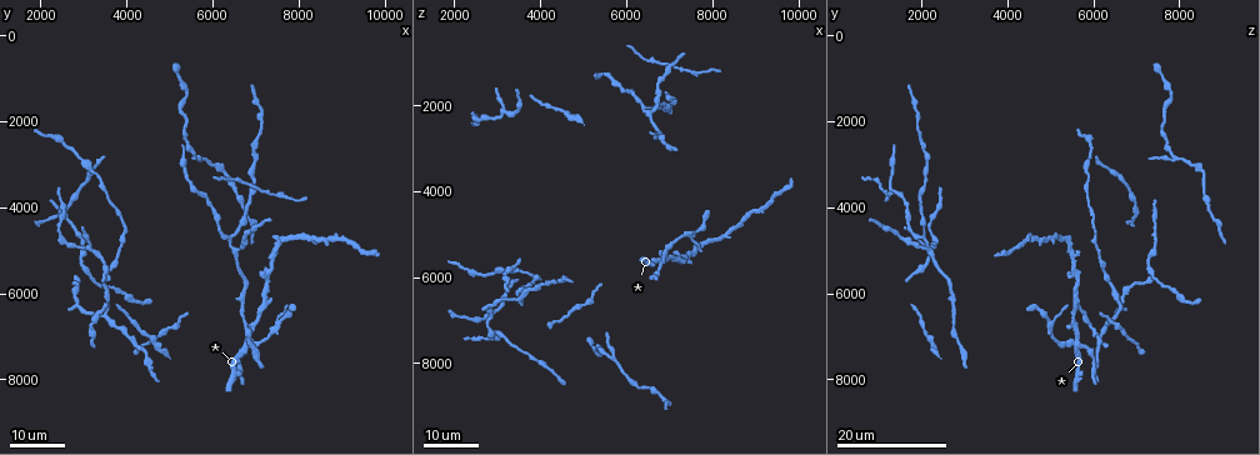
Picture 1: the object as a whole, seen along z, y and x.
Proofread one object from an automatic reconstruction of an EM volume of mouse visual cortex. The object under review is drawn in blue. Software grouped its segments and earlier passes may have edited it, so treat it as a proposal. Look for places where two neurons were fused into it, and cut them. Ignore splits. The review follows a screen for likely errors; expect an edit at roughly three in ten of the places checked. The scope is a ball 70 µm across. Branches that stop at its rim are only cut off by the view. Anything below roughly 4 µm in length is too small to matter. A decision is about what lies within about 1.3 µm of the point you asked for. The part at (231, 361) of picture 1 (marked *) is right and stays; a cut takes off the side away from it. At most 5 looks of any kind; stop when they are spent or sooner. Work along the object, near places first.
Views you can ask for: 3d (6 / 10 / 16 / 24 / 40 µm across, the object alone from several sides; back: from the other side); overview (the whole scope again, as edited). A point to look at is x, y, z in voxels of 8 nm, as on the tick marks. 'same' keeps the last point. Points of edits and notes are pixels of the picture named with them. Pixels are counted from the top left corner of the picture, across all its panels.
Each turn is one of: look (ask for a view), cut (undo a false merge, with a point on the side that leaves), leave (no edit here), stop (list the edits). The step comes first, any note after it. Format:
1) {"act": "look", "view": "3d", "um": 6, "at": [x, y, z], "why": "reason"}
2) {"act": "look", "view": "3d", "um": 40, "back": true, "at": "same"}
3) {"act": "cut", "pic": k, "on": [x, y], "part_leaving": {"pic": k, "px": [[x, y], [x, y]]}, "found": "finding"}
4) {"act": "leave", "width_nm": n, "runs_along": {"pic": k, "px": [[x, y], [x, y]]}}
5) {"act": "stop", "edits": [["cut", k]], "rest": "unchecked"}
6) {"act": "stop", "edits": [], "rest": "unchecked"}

{"act": "look", "view": "3d", "um": 16, "at": [6400, 4700, 2000], "why": "branch point"}

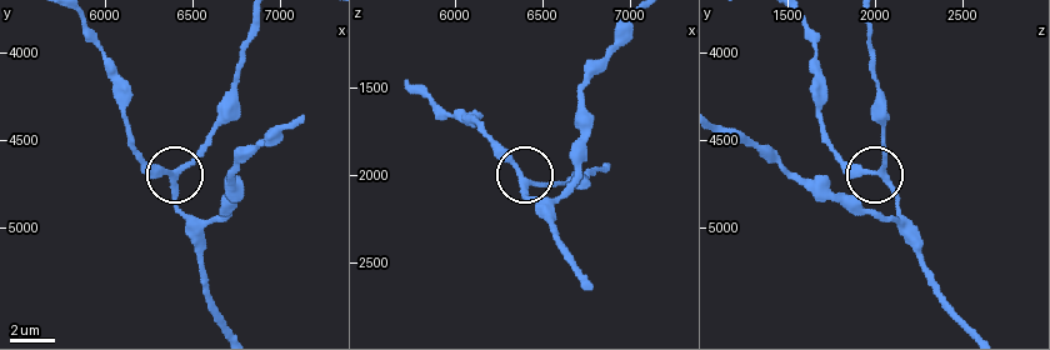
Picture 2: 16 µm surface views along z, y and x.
{"act": "look", "view": "3d", "um": 10, "at": [6380, 4680, 2000]}

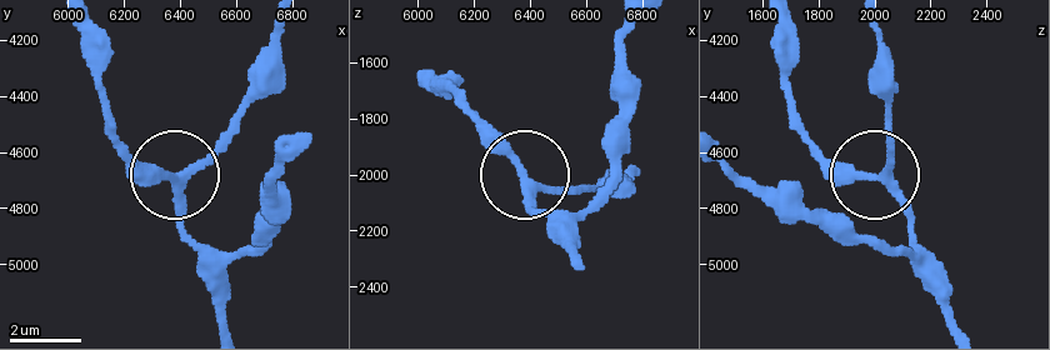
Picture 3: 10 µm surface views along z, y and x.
{"act": "leave", "arms": 3, "found": "all the same neuron"}

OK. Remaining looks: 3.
{"act": "look", "view": "3d", "um": 24, "at": [5550, 3500, 1300], "why": "calibre changes"}

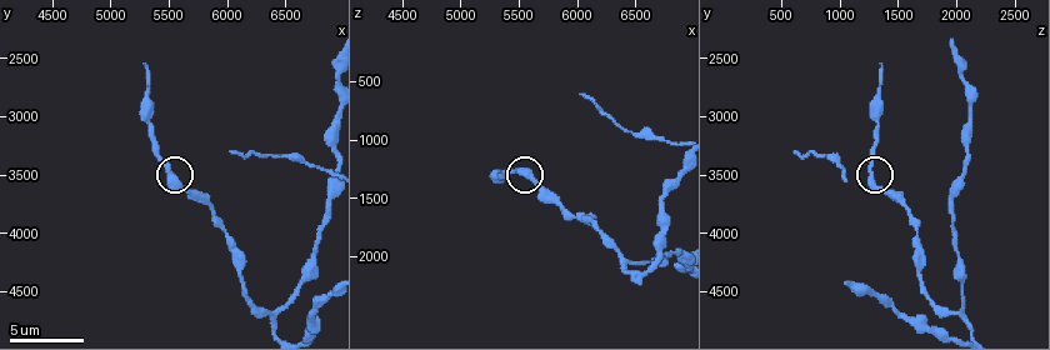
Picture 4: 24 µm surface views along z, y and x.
{"act": "look", "view": "3d", "um": 6, "at": [5500, 3440, 1280]}

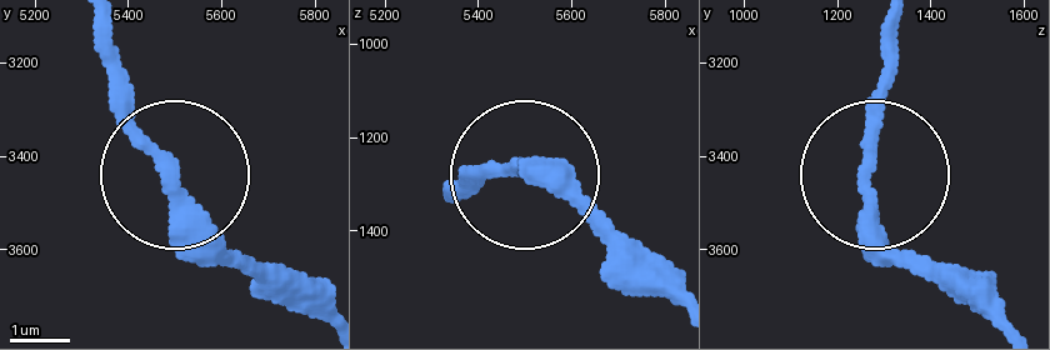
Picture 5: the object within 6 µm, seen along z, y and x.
{"act": "leave", "runs_along": {"pic": 5, "px": [[998, 326], [883, 231], [888, 58]]}, "found": "continuous, no second neuron"}

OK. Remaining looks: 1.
{"act": "stop", "edits": [], "rest": "unchecked"}

